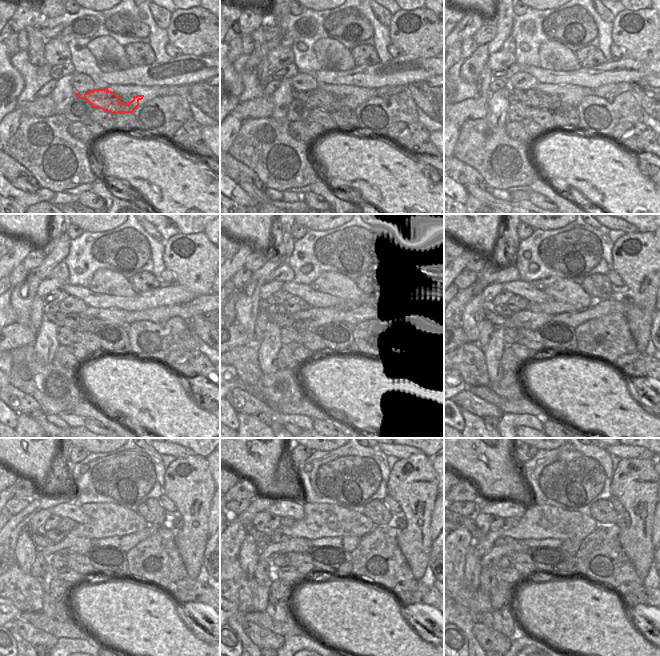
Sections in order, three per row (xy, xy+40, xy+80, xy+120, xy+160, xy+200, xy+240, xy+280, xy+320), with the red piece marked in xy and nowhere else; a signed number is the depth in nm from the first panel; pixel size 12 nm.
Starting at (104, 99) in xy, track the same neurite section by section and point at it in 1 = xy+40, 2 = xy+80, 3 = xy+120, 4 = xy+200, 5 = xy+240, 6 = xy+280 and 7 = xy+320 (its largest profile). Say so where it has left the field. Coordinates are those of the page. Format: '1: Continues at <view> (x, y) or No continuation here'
1: Continues at xy+40 (319, 99)
2: Continues at xy+80 (542, 100)
3: Continues at xy+120 (71, 320)
4: Continues at xy+200 (497, 320)
5: Continues at xy+240 (39, 538)
6: Continues at xy+280 (263, 539)
7: Continues at xy+320 (469, 523).

